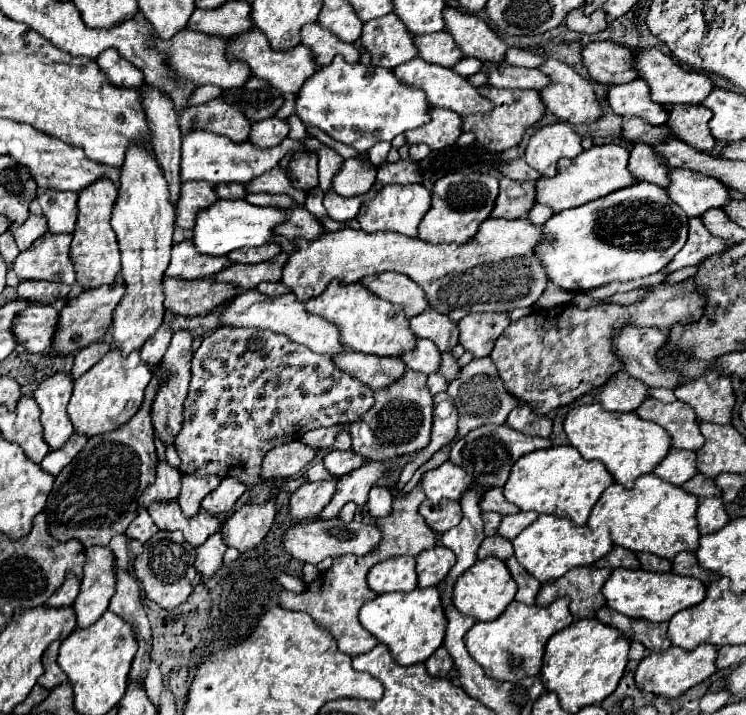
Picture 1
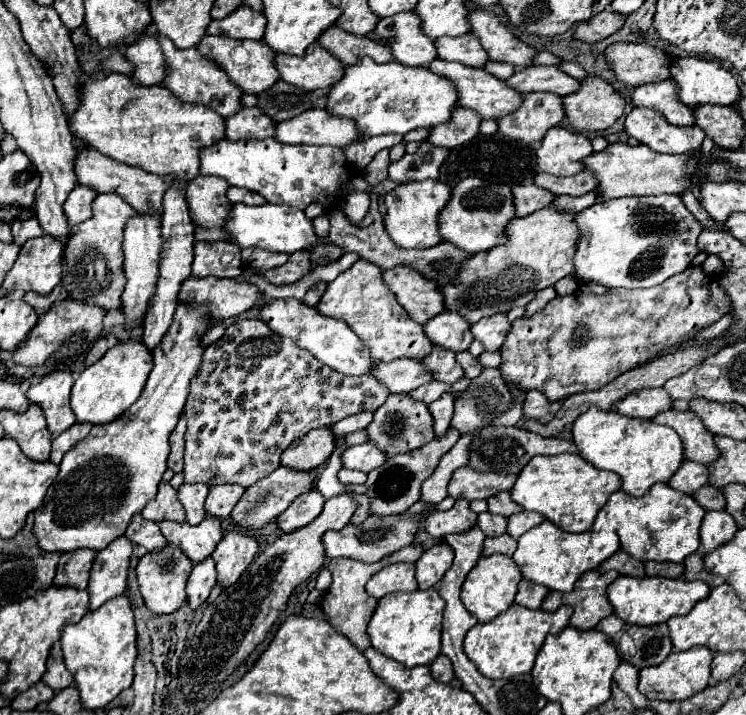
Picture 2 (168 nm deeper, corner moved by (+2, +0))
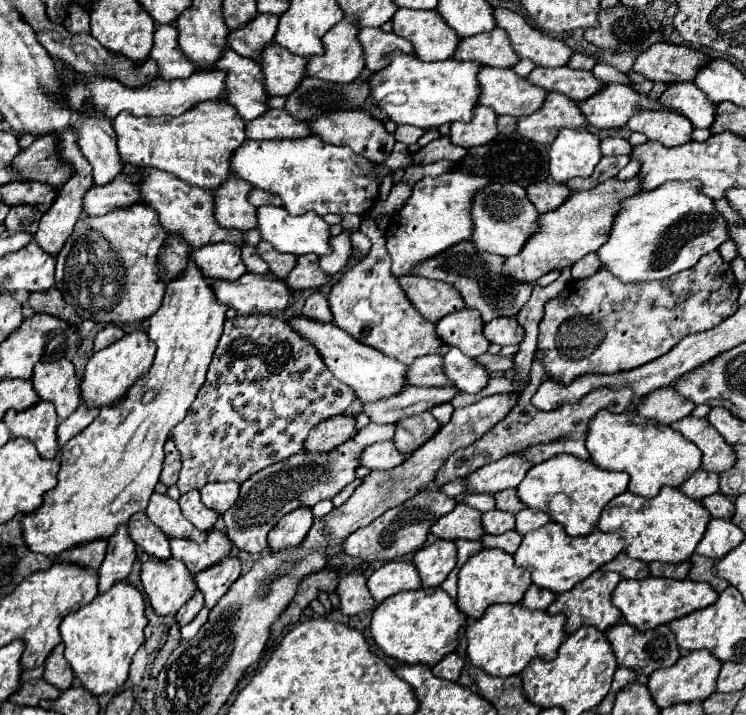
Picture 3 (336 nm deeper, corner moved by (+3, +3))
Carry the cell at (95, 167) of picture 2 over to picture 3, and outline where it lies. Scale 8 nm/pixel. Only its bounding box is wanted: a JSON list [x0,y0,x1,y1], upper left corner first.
[123,165,243,249]

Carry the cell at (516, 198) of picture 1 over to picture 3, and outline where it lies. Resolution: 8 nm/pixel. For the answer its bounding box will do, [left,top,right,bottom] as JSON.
[527,183,573,213]

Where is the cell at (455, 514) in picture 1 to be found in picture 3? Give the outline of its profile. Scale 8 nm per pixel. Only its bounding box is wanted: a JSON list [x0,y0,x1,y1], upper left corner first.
[431,503,485,541]

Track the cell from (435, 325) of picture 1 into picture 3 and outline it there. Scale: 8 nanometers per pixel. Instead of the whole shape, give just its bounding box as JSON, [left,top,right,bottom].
[437,307,491,357]

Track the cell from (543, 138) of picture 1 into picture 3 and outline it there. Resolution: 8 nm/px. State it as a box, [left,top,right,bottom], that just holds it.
[549,129,601,183]

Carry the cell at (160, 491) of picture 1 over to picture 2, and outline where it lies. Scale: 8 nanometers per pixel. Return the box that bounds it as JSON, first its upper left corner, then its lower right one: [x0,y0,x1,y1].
[142,482,184,522]

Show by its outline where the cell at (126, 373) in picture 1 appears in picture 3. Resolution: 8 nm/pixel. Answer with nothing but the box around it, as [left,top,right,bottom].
[81,325,155,407]

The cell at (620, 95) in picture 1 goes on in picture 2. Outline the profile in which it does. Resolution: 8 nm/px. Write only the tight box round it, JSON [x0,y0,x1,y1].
[630,80,692,126]

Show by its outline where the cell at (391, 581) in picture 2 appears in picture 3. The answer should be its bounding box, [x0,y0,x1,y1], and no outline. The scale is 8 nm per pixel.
[367,561,421,603]

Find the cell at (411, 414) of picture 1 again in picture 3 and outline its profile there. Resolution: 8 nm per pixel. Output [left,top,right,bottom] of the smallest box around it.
[393,411,441,455]

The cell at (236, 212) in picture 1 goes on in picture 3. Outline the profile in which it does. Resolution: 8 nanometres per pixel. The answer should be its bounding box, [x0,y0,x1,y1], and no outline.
[257,205,331,257]

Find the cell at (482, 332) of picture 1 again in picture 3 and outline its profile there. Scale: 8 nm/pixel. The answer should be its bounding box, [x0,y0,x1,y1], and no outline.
[485,317,525,345]

